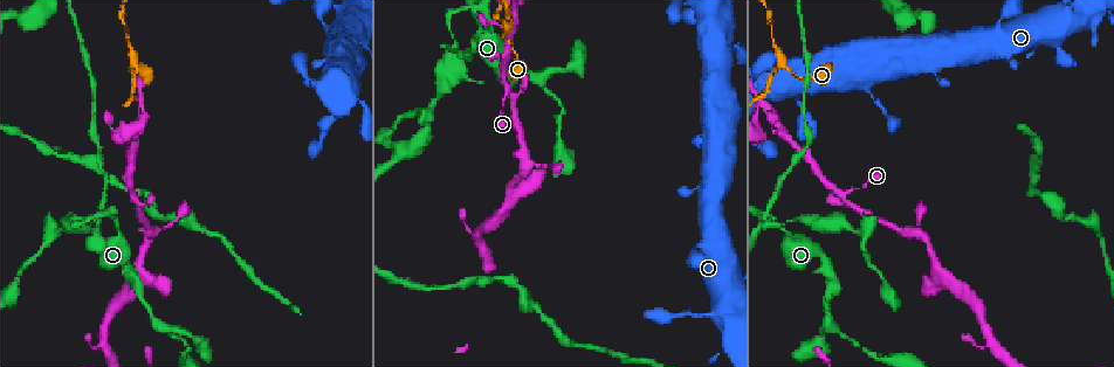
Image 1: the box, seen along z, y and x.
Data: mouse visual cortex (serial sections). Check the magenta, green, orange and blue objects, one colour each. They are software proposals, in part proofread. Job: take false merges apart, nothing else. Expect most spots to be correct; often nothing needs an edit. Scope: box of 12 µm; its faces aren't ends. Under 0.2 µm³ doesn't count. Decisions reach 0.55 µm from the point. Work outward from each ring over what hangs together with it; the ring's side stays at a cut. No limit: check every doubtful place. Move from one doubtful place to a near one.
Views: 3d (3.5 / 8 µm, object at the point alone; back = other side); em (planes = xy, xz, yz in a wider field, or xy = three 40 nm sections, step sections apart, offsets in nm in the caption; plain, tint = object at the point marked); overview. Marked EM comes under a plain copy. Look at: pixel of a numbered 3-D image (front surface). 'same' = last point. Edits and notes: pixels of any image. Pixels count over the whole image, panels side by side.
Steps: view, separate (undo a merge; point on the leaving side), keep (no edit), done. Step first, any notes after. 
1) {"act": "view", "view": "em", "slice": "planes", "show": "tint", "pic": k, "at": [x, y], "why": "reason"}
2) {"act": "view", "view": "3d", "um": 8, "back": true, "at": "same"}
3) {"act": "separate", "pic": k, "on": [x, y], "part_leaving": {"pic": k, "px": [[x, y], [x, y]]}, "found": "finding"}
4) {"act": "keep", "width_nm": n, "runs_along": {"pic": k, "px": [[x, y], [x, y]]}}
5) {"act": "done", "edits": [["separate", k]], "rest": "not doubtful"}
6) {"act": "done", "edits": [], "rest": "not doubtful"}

{"act": "view", "view": "3d", "um": 3.5, "pic": 1, "at": [508, 90]}

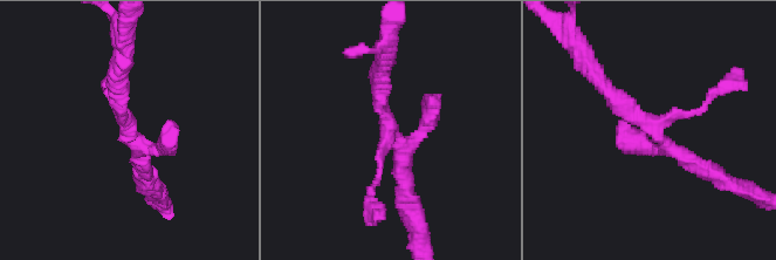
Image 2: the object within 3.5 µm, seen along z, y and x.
{"act": "view", "view": "em", "slice": "xy", "step": 2, "show": "tint", "pic": 2, "at": [661, 126]}

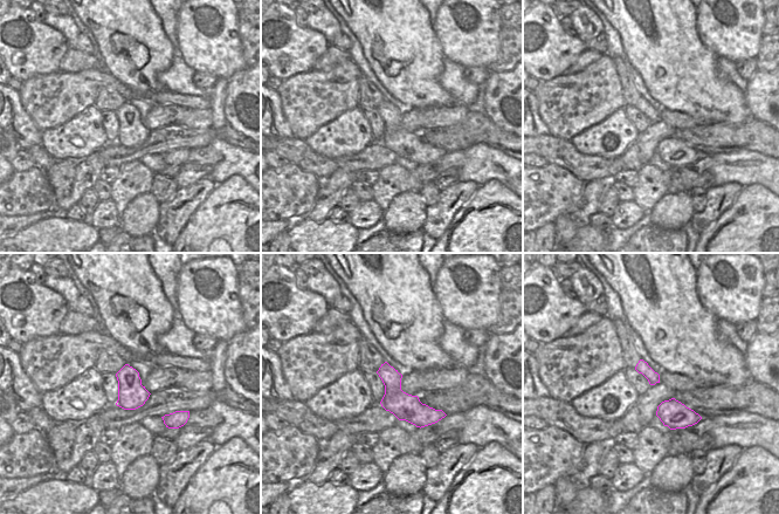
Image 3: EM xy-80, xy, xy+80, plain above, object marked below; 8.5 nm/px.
{"act": "keep", "found": "one cell here"}

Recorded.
{"act": "view", "view": "3d", "um": 3.5, "pic": 1, "at": [143, 107], "why": "abrupt turn"}

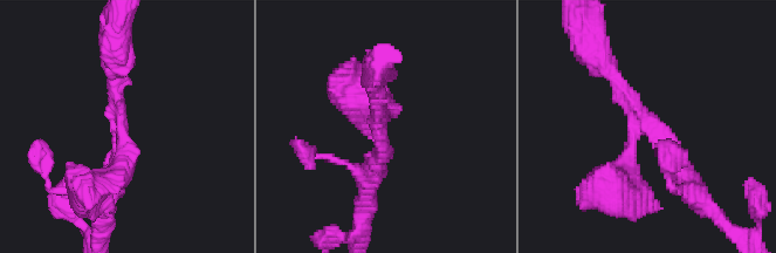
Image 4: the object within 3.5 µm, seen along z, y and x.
{"act": "view", "view": "em", "slice": "planes", "show": "tint", "pic": 4, "at": [382, 139], "arms": 3, "arm_widths_nm": [200, 300, 300], "why": "need the tissue"}

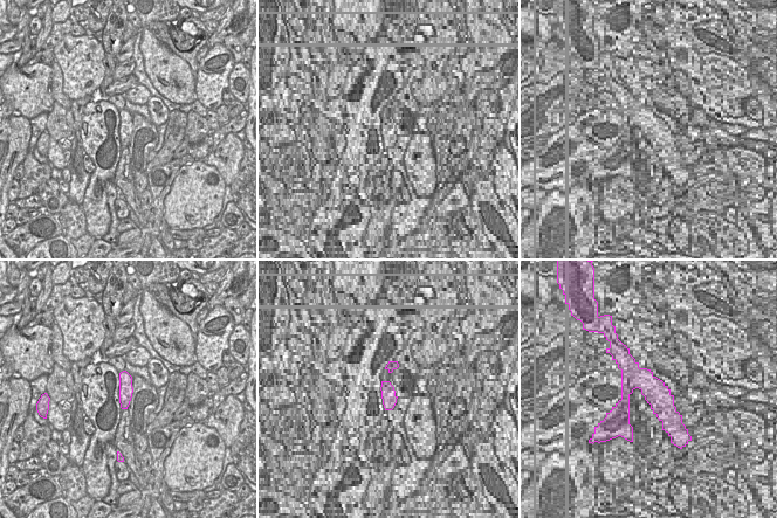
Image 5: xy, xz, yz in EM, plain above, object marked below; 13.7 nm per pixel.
{"act": "keep", "runs_along": {"pic": 4, "px": [[698, 193], [650, 125], [634, 129], [623, 176]]}, "found": "continuous, no second cell"}

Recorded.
{"act": "view", "view": "3d", "um": 3.5, "back": true, "pic": 1, "at": [768, 213], "why": "sharp bend"}

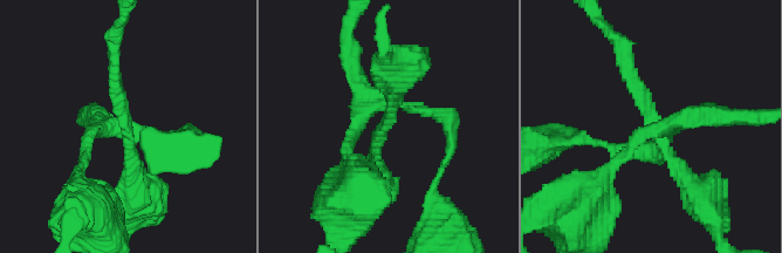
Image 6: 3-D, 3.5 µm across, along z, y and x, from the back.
{"act": "view", "view": "em", "slice": "xy", "step": 3, "show": "tint", "pic": 6, "at": [648, 121], "why": "now the EM"}

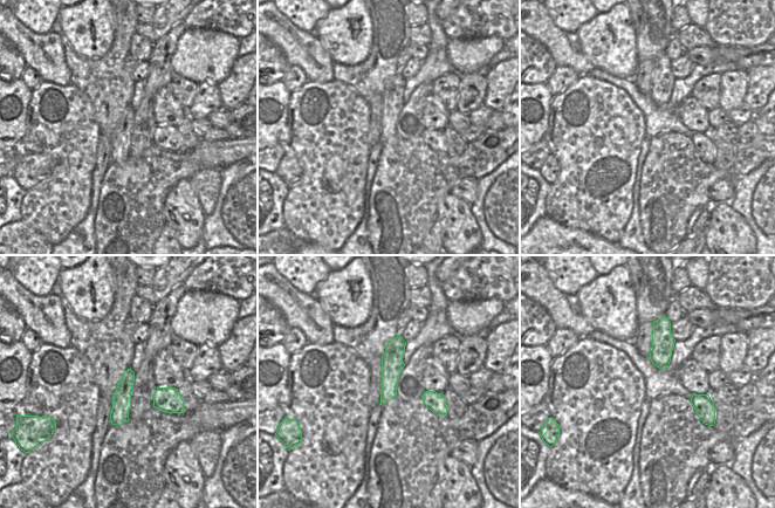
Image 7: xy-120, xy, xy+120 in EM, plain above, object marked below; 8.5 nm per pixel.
{"act": "keep", "runs_along": {"pic": 6, "px": [[87, 137], [127, 127], [112, 47]]}, "found": "one cell here"}

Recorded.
{"act": "done", "edits": [], "rest": "not doubtful"}

